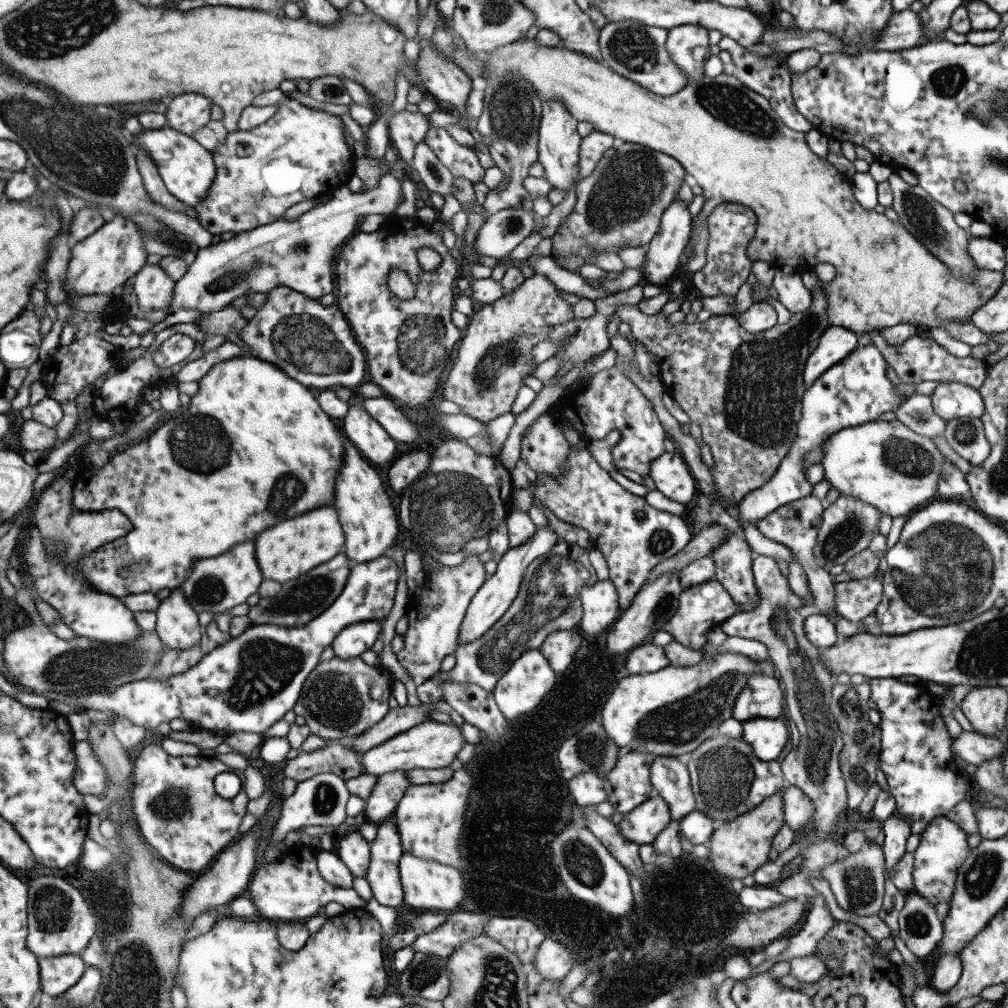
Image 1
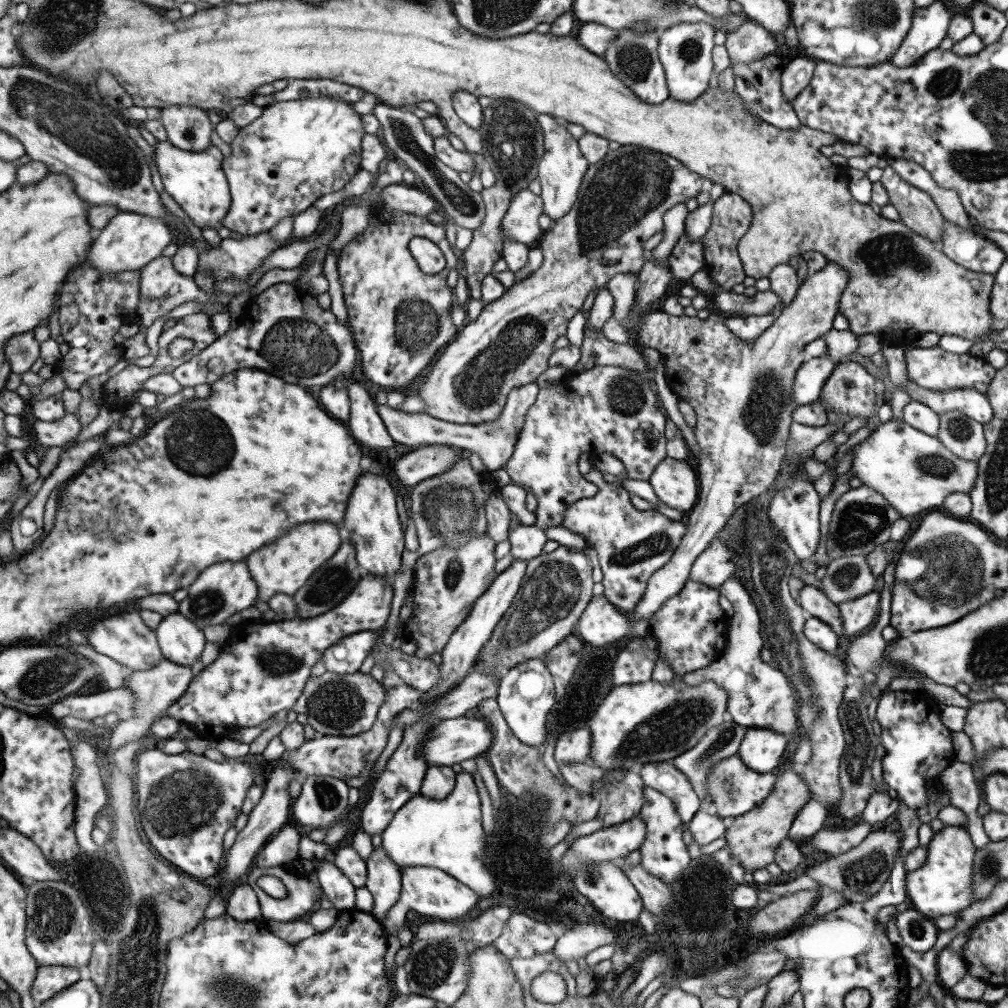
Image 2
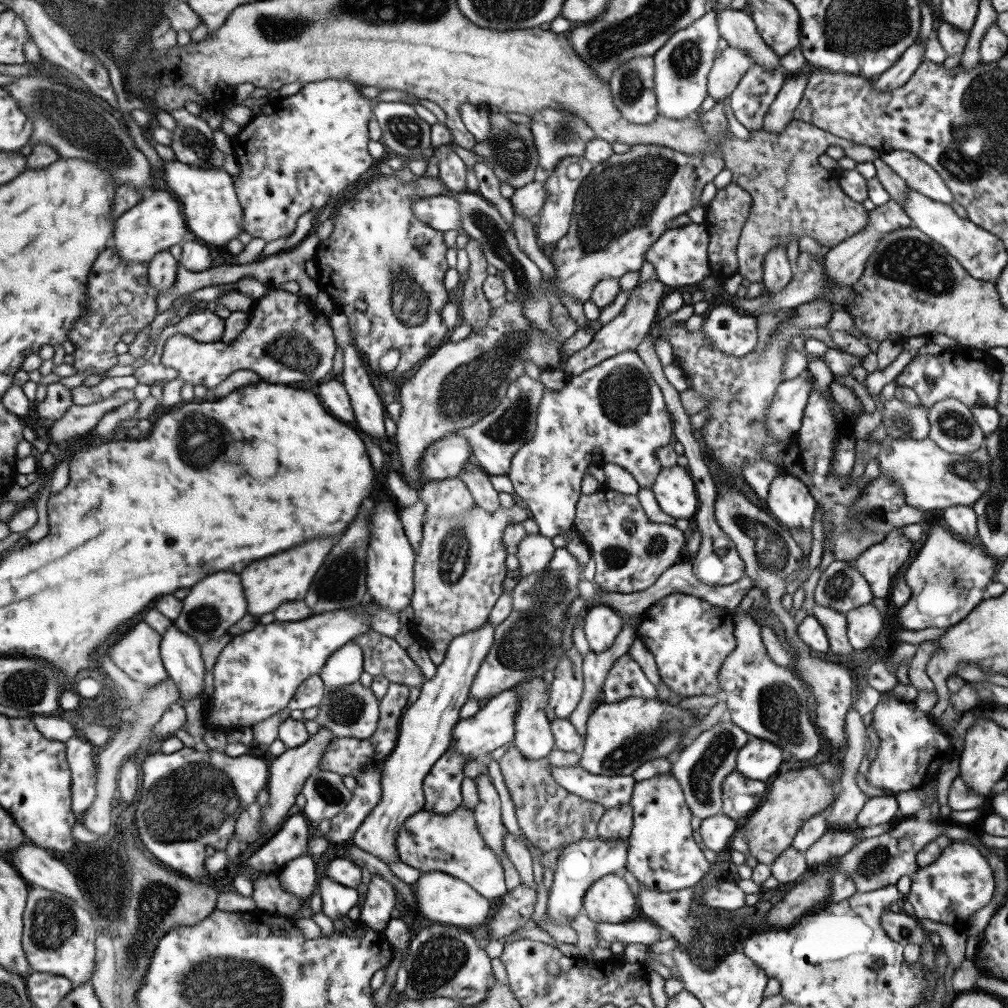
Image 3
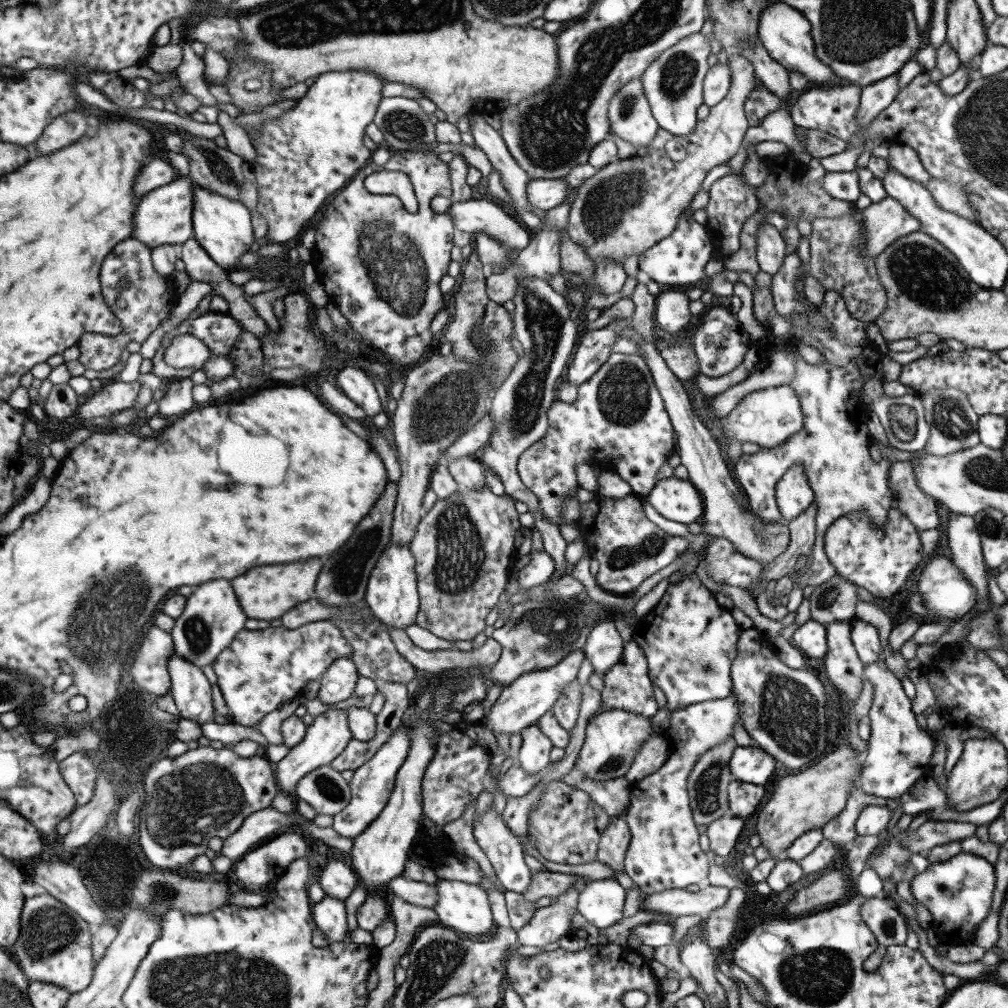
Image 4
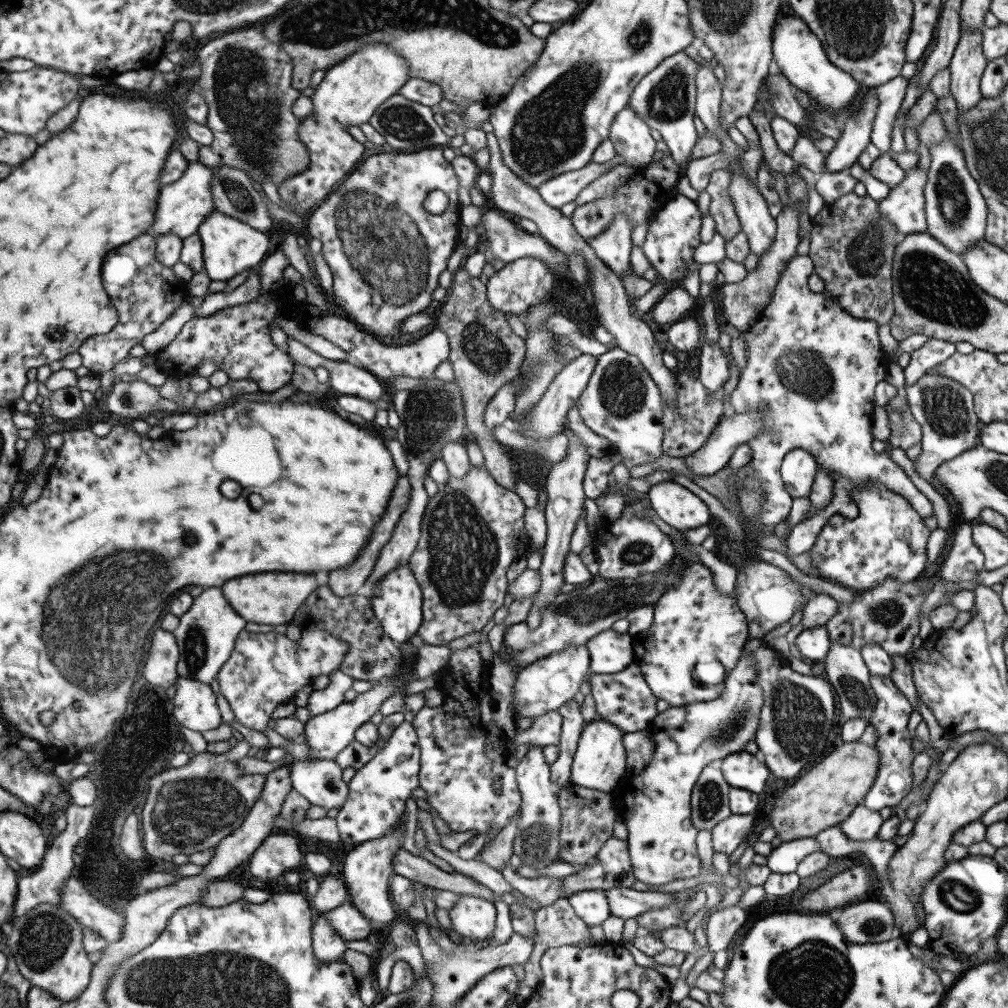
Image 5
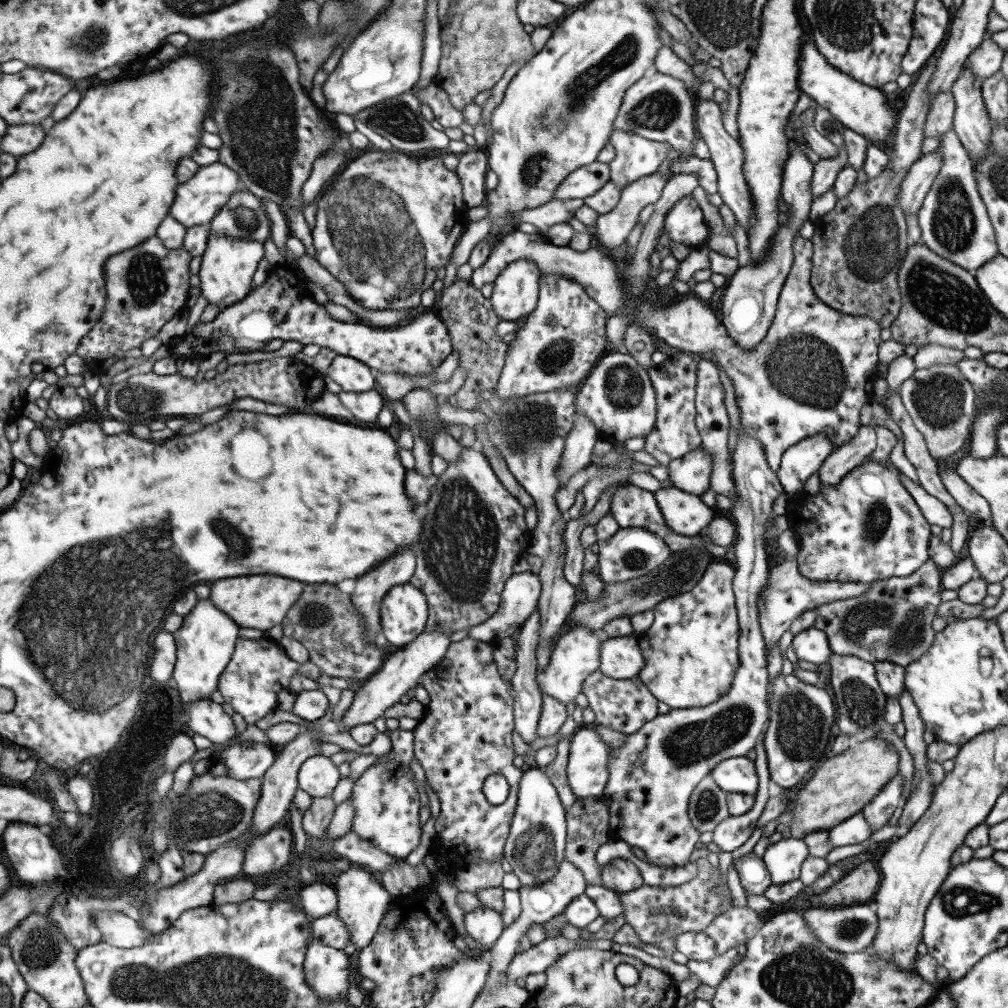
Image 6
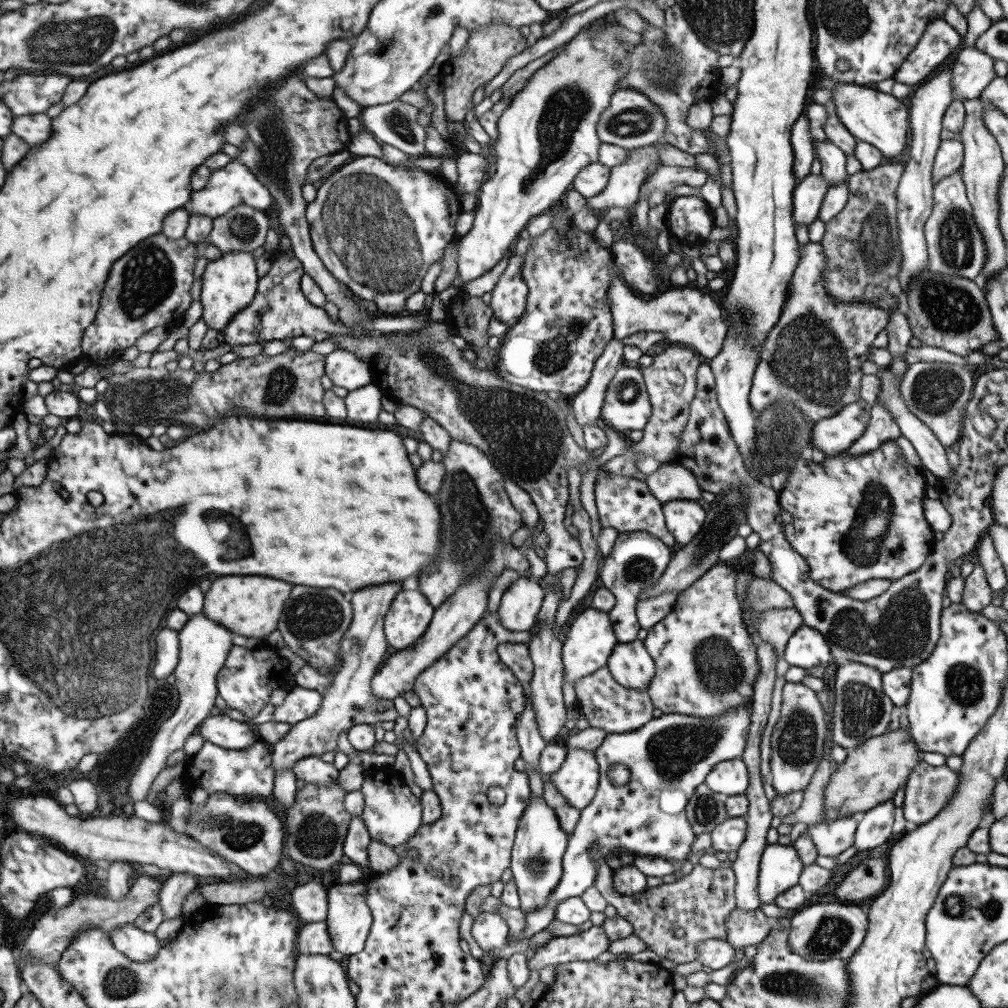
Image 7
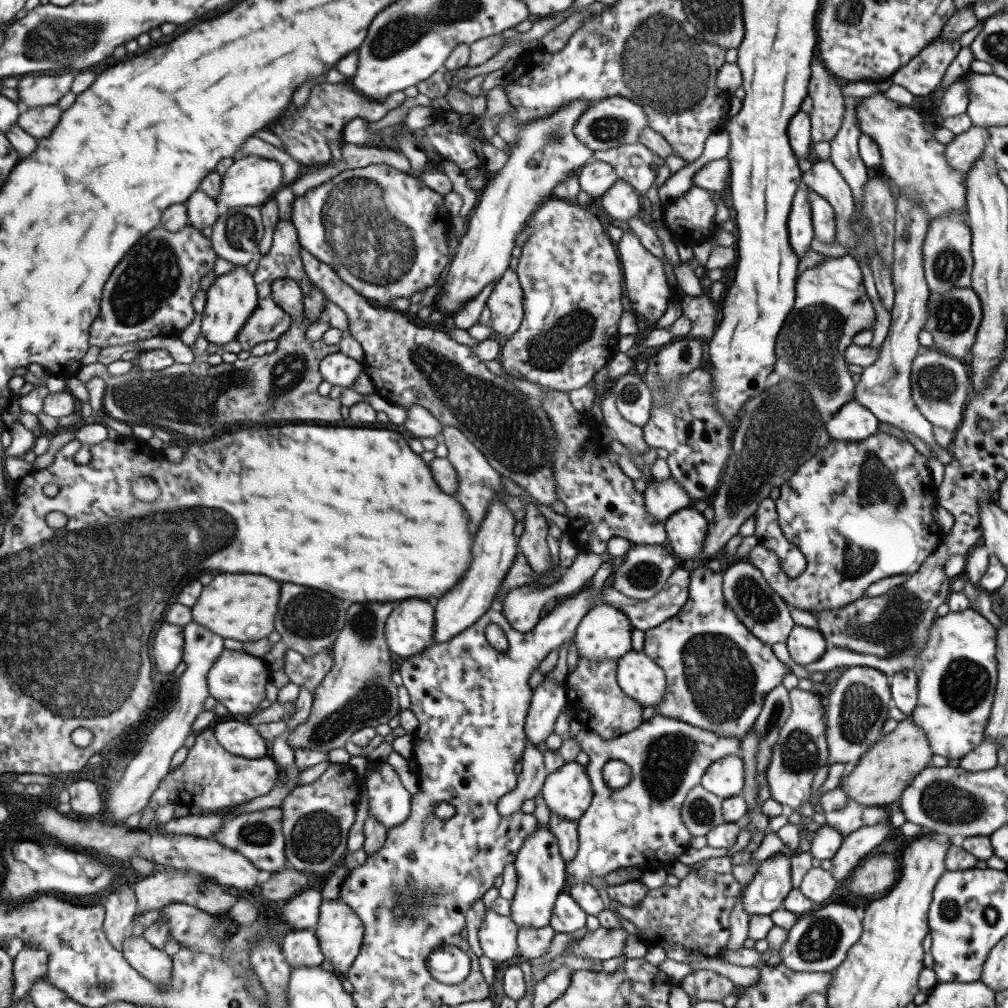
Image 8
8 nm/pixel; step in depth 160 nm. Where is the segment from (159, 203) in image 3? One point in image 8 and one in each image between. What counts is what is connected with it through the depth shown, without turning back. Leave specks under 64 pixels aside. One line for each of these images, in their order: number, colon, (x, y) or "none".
4: (165, 216)
5: (183, 204)
6: (199, 199)
7: (232, 184)
8: (249, 181)

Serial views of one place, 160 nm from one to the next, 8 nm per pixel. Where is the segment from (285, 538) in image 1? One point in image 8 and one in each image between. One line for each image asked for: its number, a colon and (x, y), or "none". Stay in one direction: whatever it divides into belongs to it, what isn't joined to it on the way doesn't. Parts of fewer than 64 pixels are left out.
2: (282, 565)
3: (268, 582)
4: (264, 593)
5: (271, 598)
6: (260, 602)
7: (249, 606)
8: (241, 606)

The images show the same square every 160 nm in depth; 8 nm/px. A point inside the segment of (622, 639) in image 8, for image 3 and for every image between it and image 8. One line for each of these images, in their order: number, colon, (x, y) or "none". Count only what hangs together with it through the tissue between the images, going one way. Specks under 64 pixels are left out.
3: (491, 725)
4: (523, 701)
5: (542, 686)
6: (575, 654)
7: (587, 642)

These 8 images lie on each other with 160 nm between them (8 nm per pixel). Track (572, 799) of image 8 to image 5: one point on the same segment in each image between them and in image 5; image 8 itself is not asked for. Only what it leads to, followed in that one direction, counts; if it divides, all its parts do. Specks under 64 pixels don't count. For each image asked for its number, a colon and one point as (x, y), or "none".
5: (598, 763)
6: (586, 770)
7: (576, 779)

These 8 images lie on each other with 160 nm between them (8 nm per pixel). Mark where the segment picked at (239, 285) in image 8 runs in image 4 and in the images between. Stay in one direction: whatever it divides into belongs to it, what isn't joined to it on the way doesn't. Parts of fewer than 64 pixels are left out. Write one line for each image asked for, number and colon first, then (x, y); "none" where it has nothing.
4: (221, 226)
5: (229, 246)
6: (227, 264)
7: (228, 284)

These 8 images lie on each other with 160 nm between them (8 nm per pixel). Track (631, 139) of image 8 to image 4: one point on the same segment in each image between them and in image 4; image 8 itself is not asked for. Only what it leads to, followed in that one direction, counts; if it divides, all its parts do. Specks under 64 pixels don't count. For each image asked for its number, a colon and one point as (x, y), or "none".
4: (671, 84)
5: (664, 99)
6: (658, 108)
7: (630, 121)

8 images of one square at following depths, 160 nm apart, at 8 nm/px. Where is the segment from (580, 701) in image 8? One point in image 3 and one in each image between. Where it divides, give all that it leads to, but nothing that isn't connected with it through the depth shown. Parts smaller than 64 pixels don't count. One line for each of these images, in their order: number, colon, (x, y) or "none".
3: (624, 679)
4: (626, 685)
5: (622, 698)
6: (622, 705)
7: (607, 706)

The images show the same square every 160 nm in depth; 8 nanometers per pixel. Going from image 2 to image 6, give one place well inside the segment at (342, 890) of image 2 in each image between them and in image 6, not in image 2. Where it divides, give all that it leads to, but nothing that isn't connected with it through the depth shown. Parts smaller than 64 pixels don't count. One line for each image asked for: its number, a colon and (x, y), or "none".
3: (336, 899)
4: (328, 915)
5: (326, 944)
6: (325, 968)

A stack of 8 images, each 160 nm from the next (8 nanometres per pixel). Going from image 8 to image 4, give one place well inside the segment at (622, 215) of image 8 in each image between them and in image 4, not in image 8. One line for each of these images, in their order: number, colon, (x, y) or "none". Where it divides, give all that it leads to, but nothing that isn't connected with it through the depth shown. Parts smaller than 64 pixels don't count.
4: (630, 119)
5: (631, 139)
6: (634, 157)
7: (621, 190)

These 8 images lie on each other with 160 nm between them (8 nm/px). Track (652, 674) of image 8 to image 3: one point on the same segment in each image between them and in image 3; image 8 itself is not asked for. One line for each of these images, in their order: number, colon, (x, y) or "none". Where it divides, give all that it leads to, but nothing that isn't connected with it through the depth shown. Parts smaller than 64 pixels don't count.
3: (601, 624)
4: (603, 645)
5: (609, 652)
6: (620, 658)
7: (629, 664)

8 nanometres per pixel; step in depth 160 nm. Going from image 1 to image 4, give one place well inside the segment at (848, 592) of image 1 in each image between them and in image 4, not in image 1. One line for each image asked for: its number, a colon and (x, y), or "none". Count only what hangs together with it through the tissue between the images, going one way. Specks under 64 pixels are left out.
2: (856, 615)
3: (862, 624)
4: (864, 637)

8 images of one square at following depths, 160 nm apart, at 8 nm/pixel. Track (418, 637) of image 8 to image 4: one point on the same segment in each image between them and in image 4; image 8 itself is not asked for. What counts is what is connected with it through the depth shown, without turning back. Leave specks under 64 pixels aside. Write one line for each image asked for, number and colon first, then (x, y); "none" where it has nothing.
4: (391, 595)
5: (396, 602)
6: (403, 613)
7: (409, 614)

